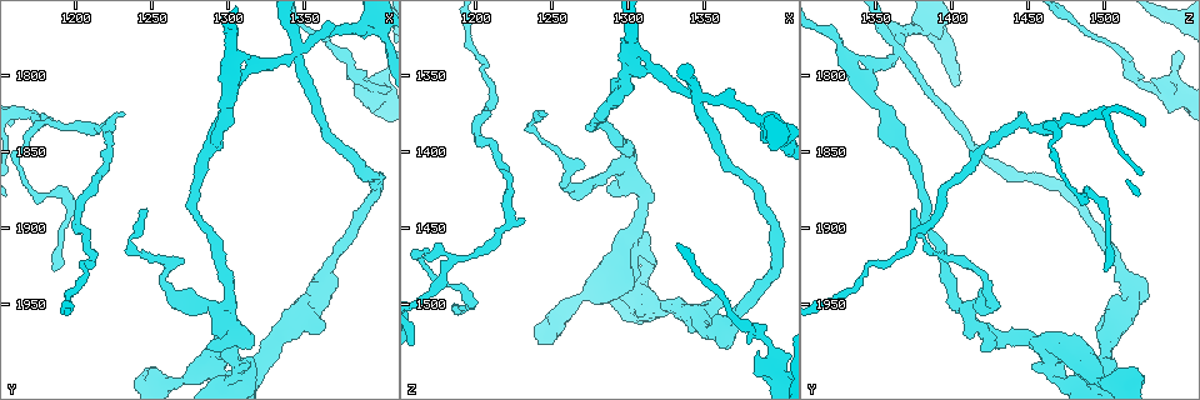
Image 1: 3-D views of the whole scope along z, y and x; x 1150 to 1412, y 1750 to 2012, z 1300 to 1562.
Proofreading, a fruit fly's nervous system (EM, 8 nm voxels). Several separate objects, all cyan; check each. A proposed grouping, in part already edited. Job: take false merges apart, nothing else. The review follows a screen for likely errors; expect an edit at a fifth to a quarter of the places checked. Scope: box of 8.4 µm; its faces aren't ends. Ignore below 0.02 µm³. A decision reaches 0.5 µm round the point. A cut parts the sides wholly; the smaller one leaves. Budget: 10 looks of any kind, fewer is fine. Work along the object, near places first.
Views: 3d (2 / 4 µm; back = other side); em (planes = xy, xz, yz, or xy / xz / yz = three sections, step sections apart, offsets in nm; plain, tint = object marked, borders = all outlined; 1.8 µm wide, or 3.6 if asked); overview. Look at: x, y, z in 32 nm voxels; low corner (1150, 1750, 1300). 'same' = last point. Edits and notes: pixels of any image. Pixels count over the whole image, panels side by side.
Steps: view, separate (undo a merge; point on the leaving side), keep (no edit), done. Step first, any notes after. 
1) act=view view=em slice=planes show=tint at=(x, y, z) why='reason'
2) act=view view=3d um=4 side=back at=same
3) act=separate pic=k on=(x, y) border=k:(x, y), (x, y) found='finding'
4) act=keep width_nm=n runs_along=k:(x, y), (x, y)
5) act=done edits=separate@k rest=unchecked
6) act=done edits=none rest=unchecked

act=view view=3d um=4 at=(1346, 1782, 1364)

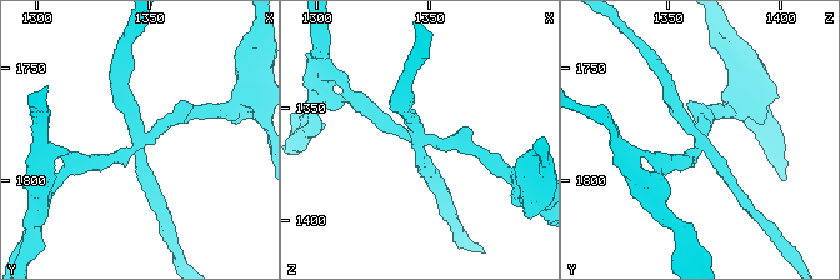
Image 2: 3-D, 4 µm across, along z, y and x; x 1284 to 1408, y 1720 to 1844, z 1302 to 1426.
act=view view=em um=3.6 slice=planes show=tint at=(1347, 1783, 1364) arms=3 arm_widths_nm=190,200,220 why='now the EM'

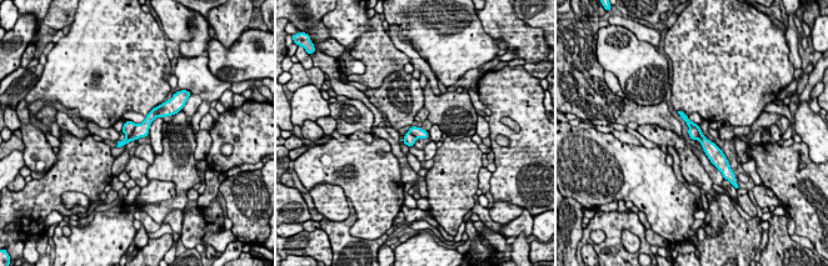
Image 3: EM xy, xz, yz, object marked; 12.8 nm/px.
act=separate pic=3 on=(708, 146) border=3:(691, 125), (698, 128), (698, 139) found='two cells meet here'

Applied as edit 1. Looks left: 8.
act=view view=3d um=2 at=(1220, 1848, 1420) why='narrows sharply'

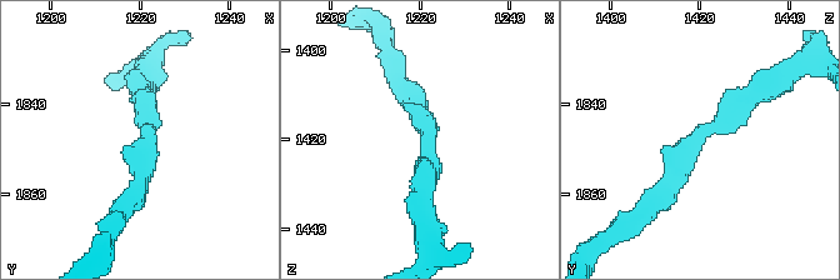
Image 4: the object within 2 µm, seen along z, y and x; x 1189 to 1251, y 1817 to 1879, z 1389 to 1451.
act=view view=em slice=yz step=4 show=tint at=(1222, 1847, 1423) arm_widths_nm=170,200

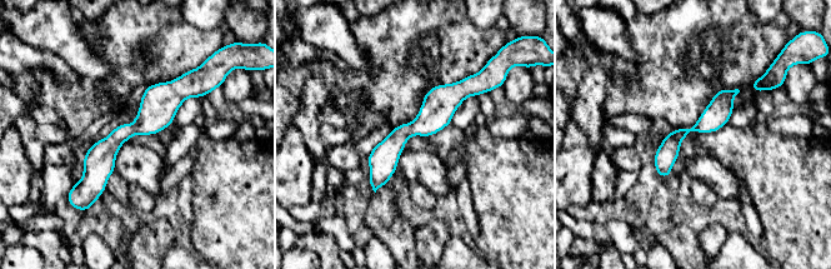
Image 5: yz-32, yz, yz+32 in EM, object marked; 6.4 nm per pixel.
act=keep runs_along=5:(184, 80), (101, 155), (91, 197) found='continuous, no second cell'

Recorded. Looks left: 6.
act=view view=3d um=4 at=(1184, 1830, 1468) why='abrupt turn'

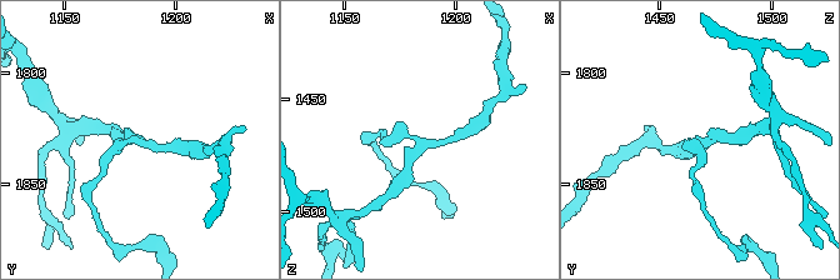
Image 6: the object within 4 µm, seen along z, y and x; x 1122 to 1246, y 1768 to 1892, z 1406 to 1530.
act=view view=em slice=planes show=tint at=(1184, 1830, 1470)

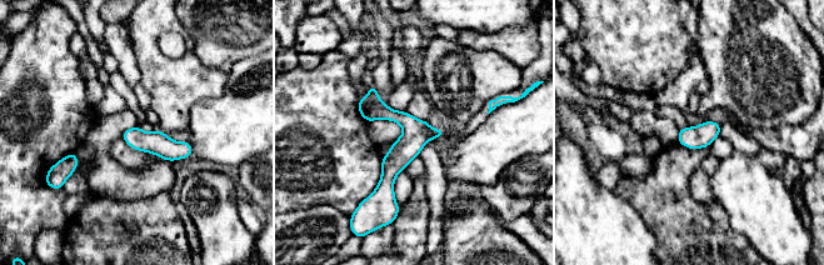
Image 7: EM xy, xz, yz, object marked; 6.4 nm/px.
act=keep width_nm=150 runs_along=7:(371, 89), (406, 126), (388, 203) found='continuous, no second cell'

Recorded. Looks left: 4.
act=done edits=separate@3 rest=unchecked

